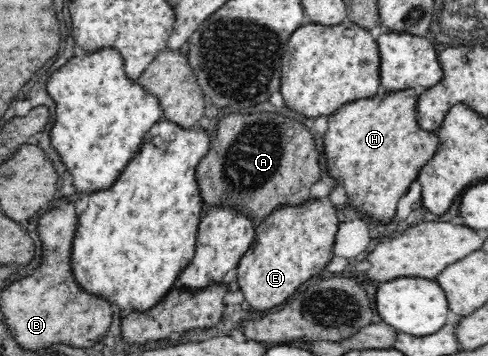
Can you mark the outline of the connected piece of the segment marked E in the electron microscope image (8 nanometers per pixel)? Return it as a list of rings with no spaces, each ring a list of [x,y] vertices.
[[[328,196],[321,201],[312,197],[311,200],[306,200],[302,204],[284,204],[261,222],[256,223],[254,243],[250,250],[242,255],[237,266],[237,282],[244,294],[245,307],[260,312],[270,310],[288,301],[306,280],[313,276],[318,278],[321,273],[325,273],[326,265],[334,255],[333,246],[338,227],[336,207],[332,205]]]

